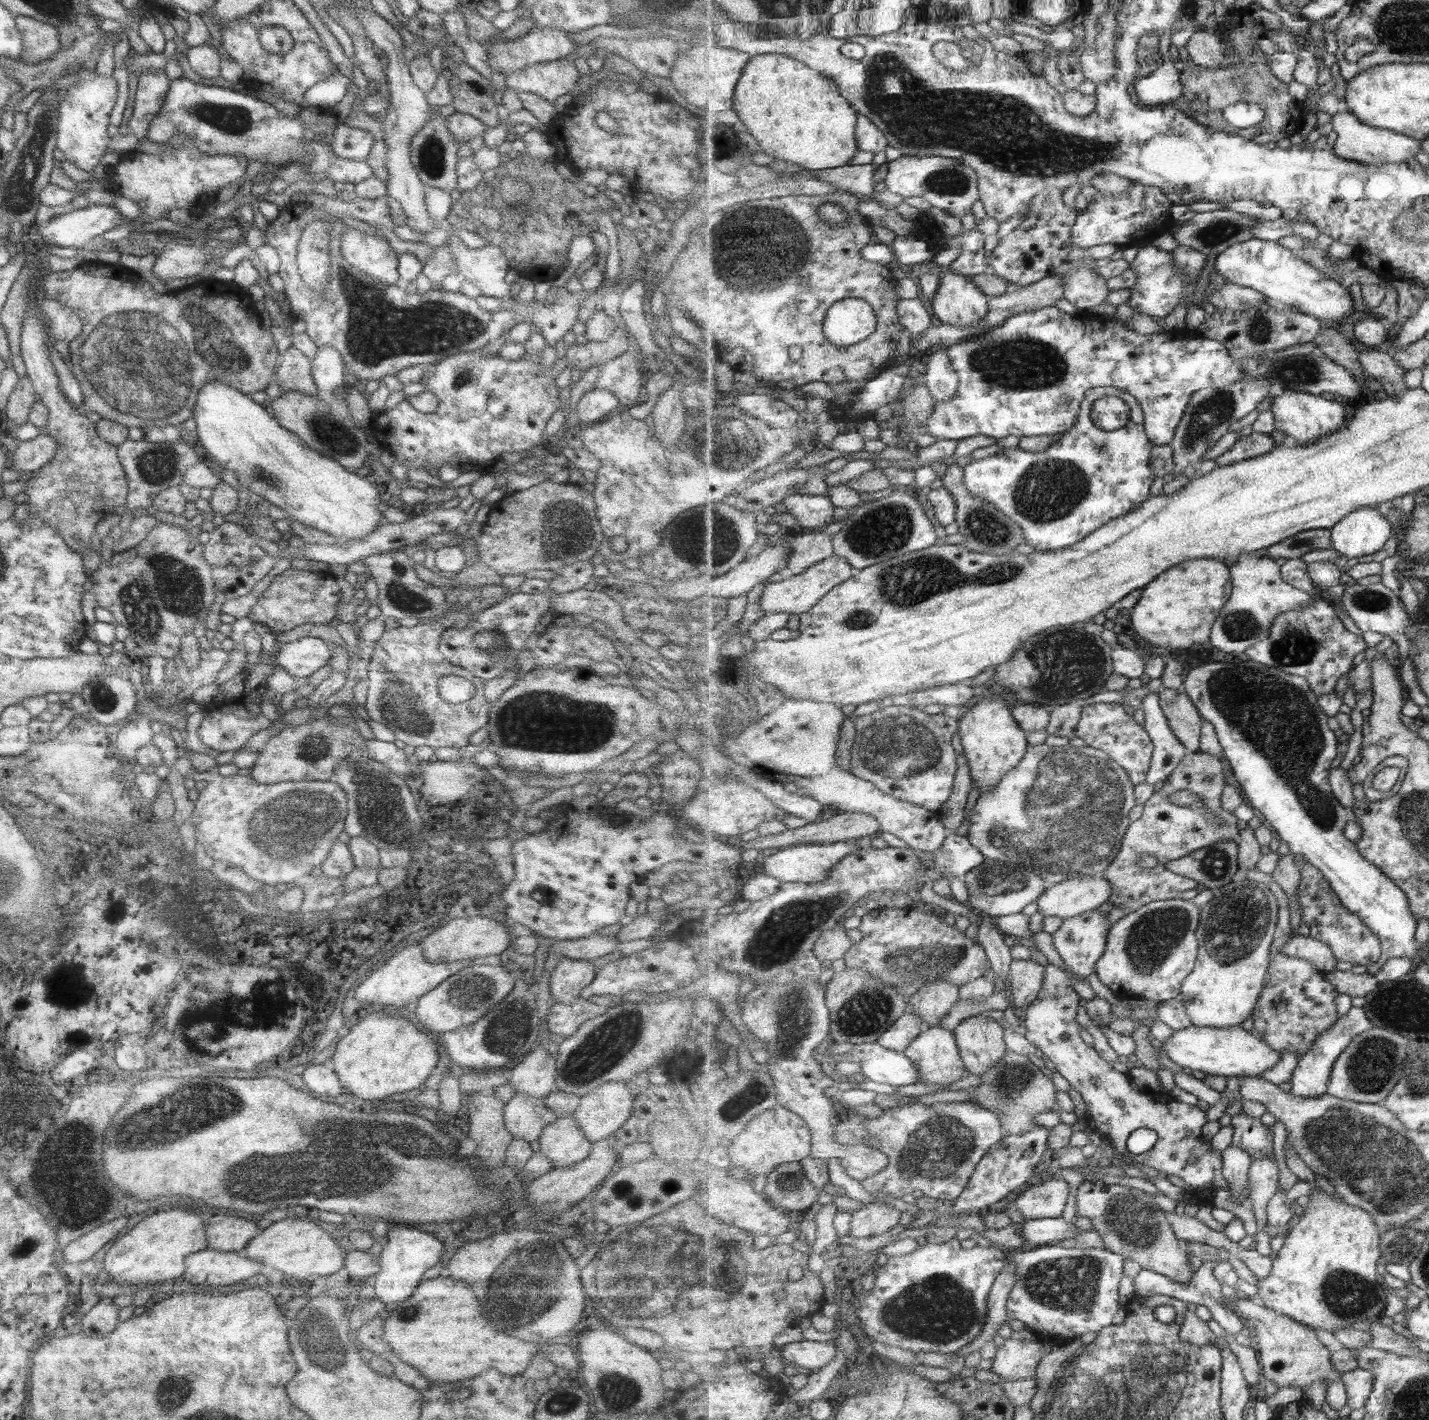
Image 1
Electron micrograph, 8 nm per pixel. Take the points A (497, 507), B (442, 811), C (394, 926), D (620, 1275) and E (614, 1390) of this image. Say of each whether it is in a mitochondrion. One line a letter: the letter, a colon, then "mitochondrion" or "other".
A: other
B: other
C: other
D: mitochondrion
E: mitochondrion

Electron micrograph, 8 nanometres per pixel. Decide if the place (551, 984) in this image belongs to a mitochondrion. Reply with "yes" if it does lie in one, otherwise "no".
no

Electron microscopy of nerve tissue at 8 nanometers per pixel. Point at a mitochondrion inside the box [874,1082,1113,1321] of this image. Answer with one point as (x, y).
(938, 1145)

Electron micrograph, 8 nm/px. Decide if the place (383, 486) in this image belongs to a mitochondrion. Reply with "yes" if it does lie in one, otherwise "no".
no

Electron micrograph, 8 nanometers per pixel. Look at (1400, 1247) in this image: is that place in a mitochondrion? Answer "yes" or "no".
yes

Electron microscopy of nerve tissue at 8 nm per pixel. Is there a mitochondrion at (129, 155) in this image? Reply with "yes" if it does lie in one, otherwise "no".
no

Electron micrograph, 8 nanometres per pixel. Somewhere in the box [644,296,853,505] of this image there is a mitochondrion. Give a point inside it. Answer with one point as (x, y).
(735, 440)

